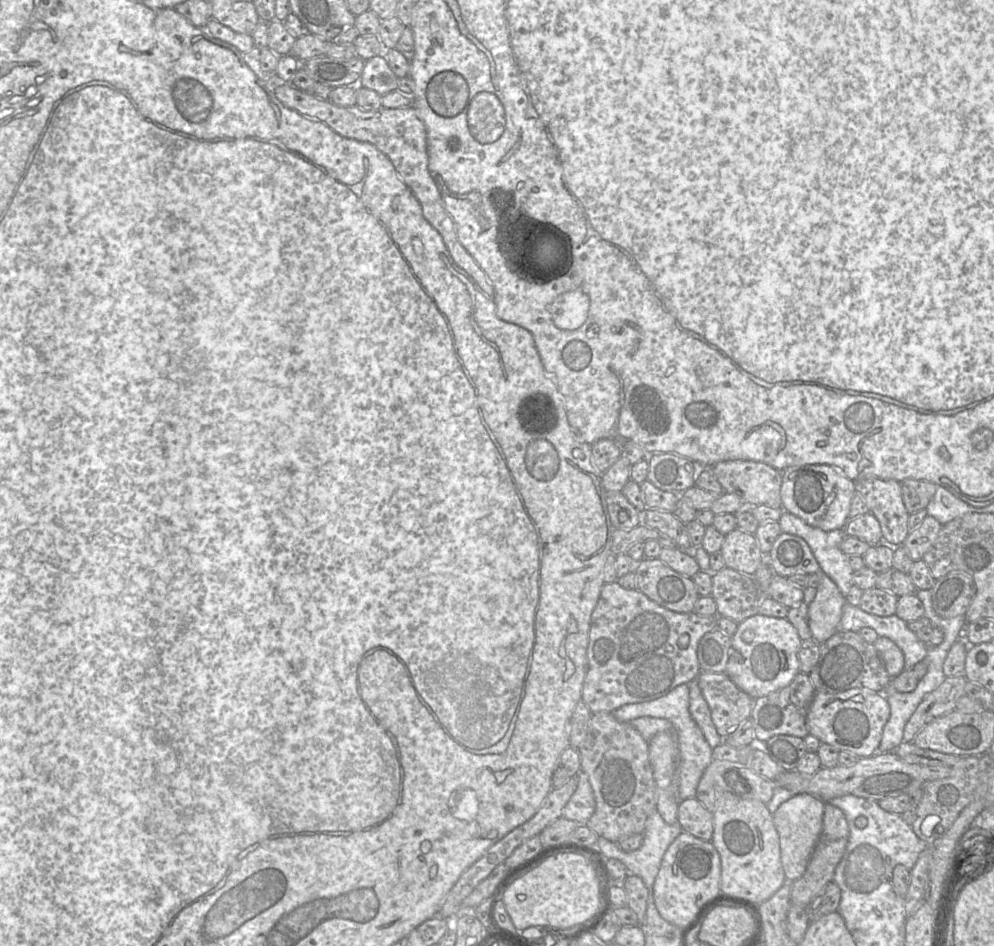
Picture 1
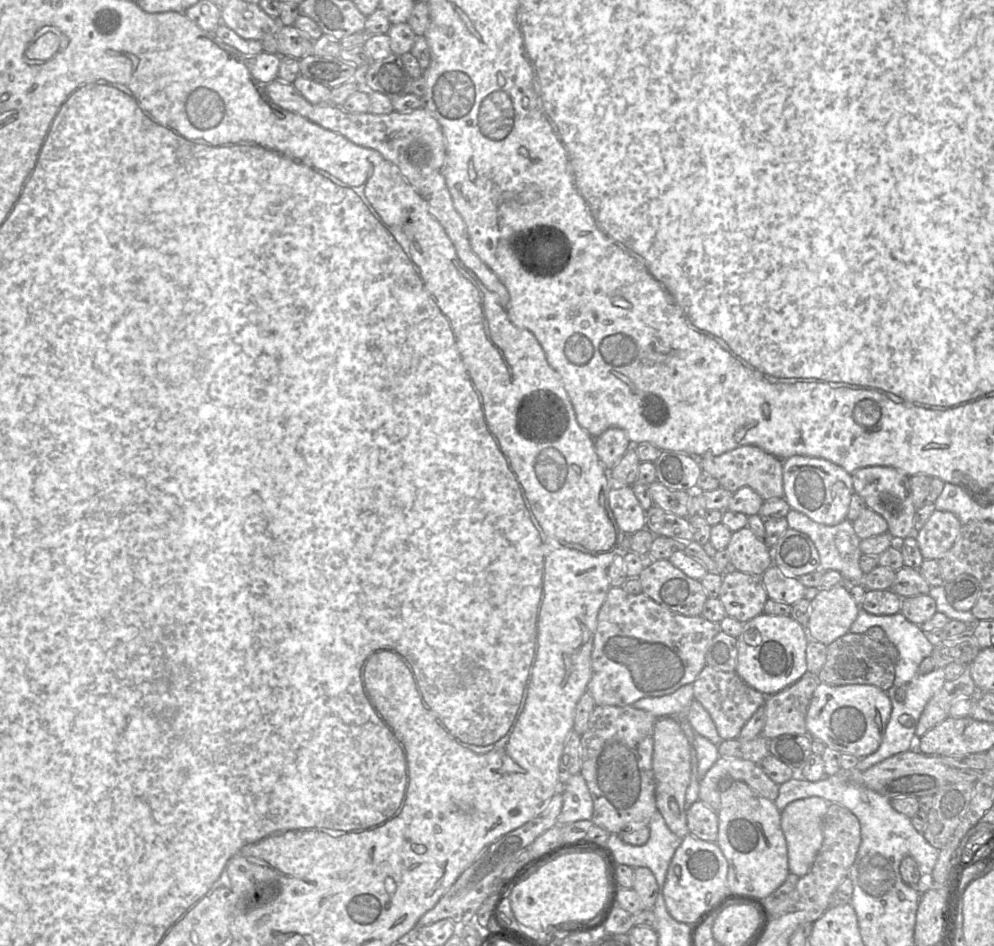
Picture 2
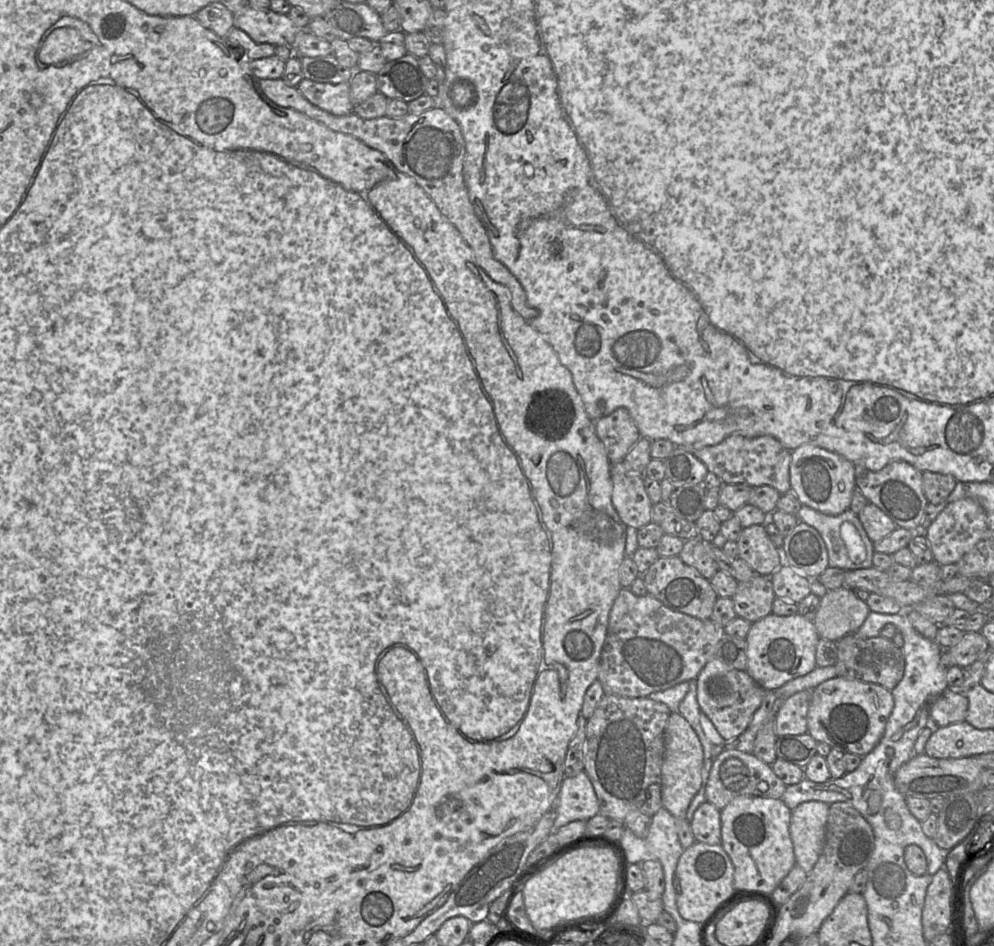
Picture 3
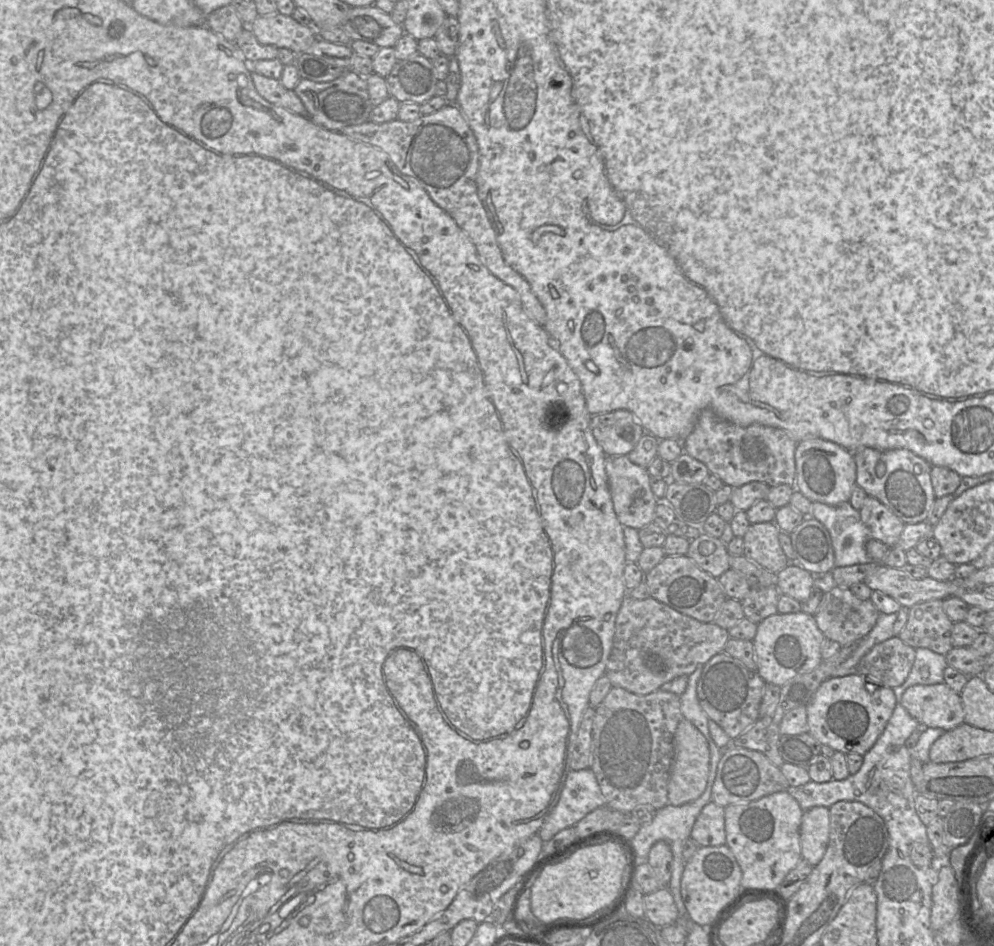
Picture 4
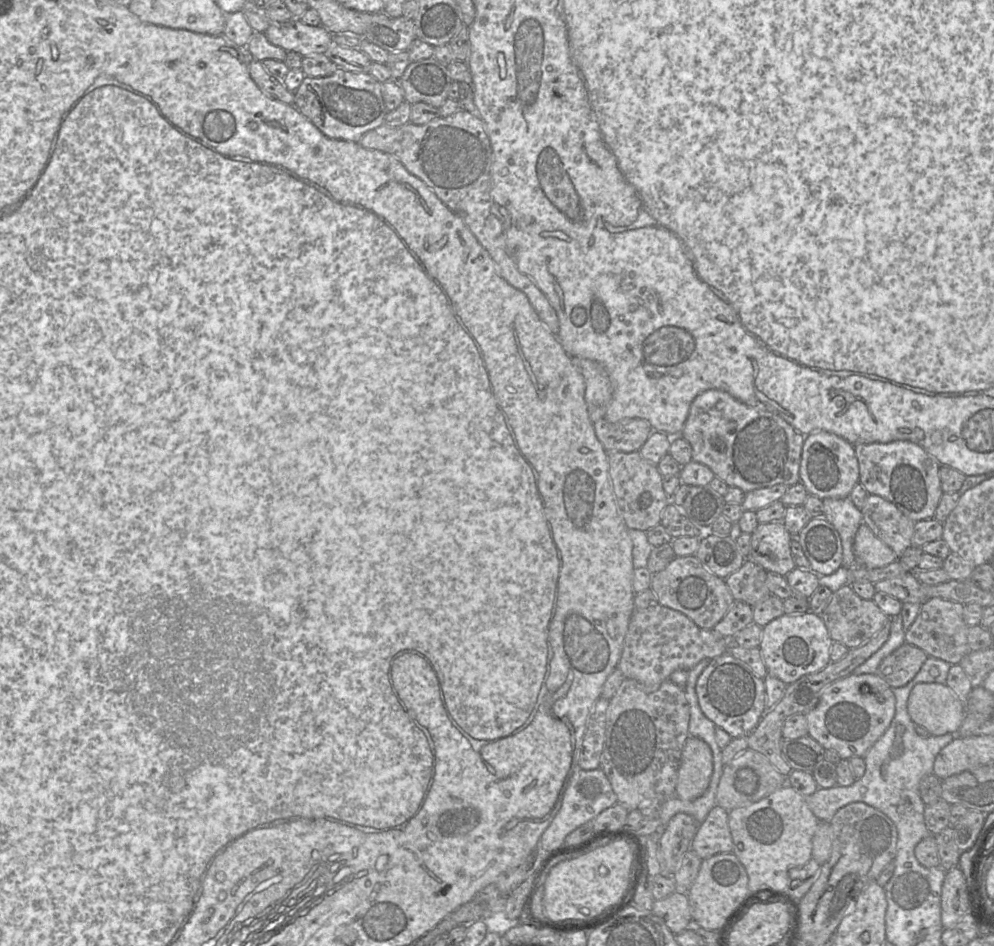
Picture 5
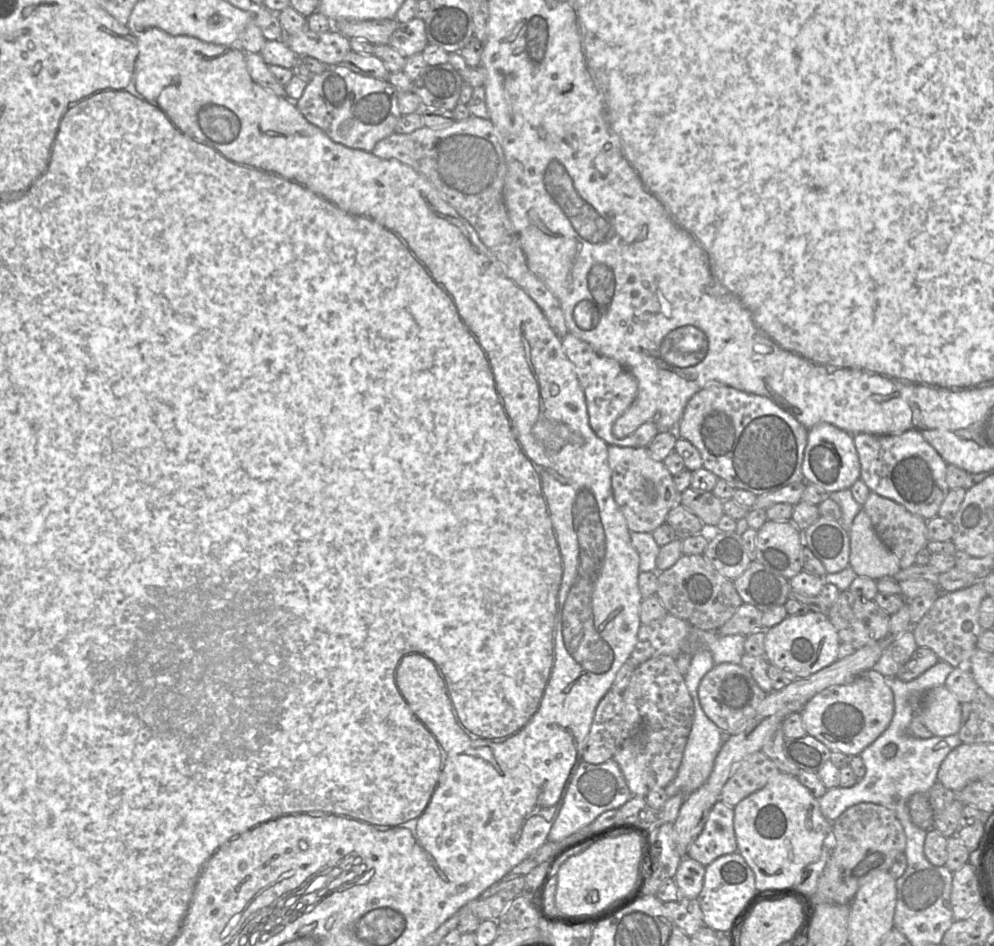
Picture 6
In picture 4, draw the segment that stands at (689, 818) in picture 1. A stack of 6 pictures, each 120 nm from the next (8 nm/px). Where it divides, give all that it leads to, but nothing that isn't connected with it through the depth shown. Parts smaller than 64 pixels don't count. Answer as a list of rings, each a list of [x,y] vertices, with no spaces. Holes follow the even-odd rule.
[[[710,801],[697,817],[690,837],[700,847],[726,844],[725,807]]]

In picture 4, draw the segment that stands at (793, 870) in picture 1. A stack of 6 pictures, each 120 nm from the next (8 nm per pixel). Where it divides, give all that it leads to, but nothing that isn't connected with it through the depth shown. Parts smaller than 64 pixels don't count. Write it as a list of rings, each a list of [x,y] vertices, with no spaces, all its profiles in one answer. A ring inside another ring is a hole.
[[[816,806],[804,811],[800,825],[802,859],[813,867],[823,858],[830,836],[829,808]]]

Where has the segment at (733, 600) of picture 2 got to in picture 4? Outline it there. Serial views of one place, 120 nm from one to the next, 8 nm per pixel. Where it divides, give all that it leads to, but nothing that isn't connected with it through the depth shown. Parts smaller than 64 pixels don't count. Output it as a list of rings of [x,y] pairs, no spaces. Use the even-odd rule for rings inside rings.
[[[752,587],[741,601],[745,617],[758,624],[768,616],[778,613],[780,595],[777,587]]]

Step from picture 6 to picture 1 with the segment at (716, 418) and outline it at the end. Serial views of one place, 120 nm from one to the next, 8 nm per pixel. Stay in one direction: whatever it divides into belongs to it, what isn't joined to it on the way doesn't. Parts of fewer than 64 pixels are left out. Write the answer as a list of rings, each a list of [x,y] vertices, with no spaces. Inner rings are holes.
[[[726,460],[726,461],[720,461],[711,467],[700,467],[700,468],[712,468],[714,475],[716,476],[717,480],[720,482],[720,484],[723,487],[723,492],[734,493],[740,496],[741,499],[743,500],[744,508],[752,508],[754,506],[761,505],[761,504],[767,505],[772,508],[782,507],[782,499],[781,499],[782,472],[767,463],[760,462],[760,461],[753,461],[753,460]]]

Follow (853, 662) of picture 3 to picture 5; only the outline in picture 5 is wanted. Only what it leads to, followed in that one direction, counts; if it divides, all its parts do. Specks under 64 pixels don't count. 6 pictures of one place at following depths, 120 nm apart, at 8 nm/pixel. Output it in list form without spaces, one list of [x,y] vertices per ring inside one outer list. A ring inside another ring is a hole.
[[[904,643],[881,661],[876,675],[892,689],[903,687],[916,676],[927,658],[920,648]]]

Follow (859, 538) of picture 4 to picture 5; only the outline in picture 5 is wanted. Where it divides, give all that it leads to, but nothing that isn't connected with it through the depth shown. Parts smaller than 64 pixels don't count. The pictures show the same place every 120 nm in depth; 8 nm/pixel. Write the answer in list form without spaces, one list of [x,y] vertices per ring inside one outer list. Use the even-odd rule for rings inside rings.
[[[825,498],[823,500],[824,517],[838,531],[843,549],[842,567],[855,567],[853,544],[856,532],[863,522],[862,512],[851,498]]]

